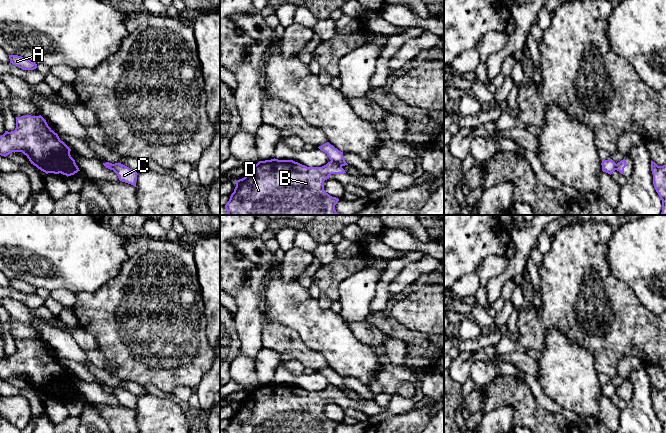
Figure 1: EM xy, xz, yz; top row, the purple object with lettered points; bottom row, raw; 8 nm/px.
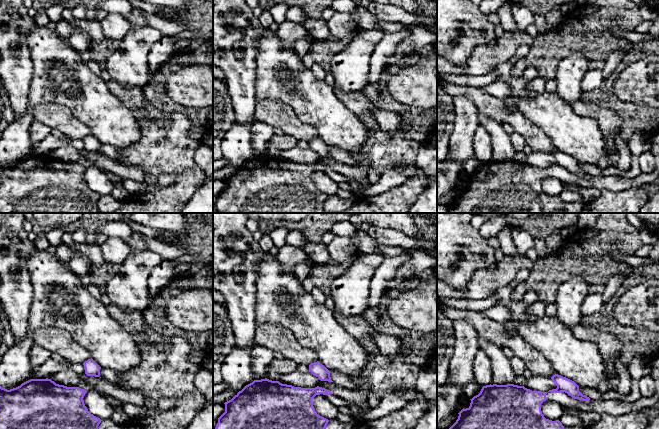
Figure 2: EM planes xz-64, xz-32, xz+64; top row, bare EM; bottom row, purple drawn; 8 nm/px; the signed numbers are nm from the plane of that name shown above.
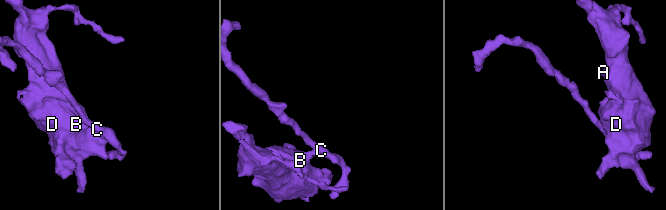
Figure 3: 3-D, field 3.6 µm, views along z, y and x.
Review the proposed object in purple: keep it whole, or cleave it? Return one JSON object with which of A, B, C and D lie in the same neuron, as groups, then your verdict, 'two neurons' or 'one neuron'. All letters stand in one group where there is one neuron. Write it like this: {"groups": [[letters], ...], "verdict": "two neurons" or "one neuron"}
{"groups": [["A", "B", "D"], ["C"]], "verdict": "two neurons"}

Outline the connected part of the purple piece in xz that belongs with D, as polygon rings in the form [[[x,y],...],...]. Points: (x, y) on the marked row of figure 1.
[[[271,159],[259,161],[249,173],[235,182],[236,187],[225,205],[228,215],[337,215],[335,205],[339,199],[324,190],[324,181],[331,174],[344,174],[339,164],[330,161],[322,167],[307,167],[293,160]]]

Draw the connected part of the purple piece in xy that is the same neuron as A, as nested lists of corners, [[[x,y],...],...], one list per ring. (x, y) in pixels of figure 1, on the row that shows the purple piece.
[[[9,55],[9,59],[10,63],[24,70],[34,70],[37,68],[37,64],[18,55]]]

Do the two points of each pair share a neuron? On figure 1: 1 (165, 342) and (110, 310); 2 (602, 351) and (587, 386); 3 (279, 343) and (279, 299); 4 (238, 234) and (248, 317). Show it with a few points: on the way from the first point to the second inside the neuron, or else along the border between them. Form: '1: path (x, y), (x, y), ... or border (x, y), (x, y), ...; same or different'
1: path (151, 328), (141, 318), (124, 315); same
2: border (582, 346), (592, 355), (597, 372); different
3: border (264, 316), (300, 335); different
4: path (245, 255), (242, 260), (241, 281), (247, 296); same

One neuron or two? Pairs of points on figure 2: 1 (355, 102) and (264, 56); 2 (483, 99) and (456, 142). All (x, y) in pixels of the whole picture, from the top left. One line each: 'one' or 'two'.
1: two
2: two

